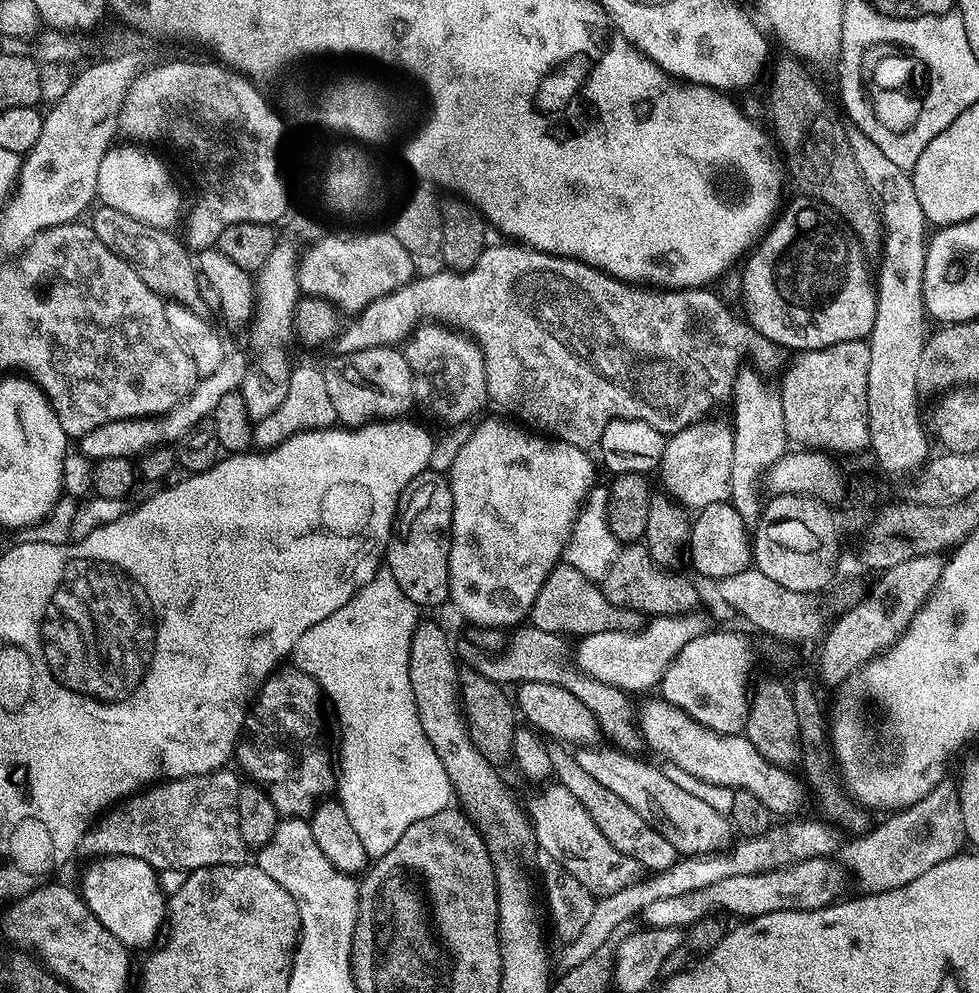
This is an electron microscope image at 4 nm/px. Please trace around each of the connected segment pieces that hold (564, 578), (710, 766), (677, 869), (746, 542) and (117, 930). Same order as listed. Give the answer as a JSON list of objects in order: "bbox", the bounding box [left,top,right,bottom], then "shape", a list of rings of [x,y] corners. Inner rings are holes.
[{"bbox":[527,562,642,638],"shape":[[[563,562],[556,565],[546,582],[542,582],[542,590],[538,590],[538,598],[534,598],[534,606],[528,612],[527,619],[538,630],[565,638],[583,638],[603,632],[631,632],[642,624],[640,613],[631,612],[628,608],[616,608],[614,602],[606,598],[599,583],[587,580],[581,571]]]},{"bbox":[640,702,805,818],"shape":[[[664,702],[650,709],[645,716],[643,713],[640,724],[647,747],[661,752],[667,763],[686,770],[688,774],[694,774],[696,778],[702,778],[704,782],[733,790],[745,788],[762,802],[762,806],[766,806],[766,810],[772,812],[773,817],[792,818],[803,813],[800,811],[804,808],[805,781],[797,773],[796,777],[795,771],[762,758],[762,754],[758,754],[747,736],[721,736],[717,732],[707,731]]]},{"bbox":[561,818,842,968],"shape":[[[804,818],[773,823],[772,827],[762,834],[737,839],[731,846],[719,852],[678,858],[668,869],[645,875],[630,886],[618,890],[618,894],[599,897],[594,906],[594,914],[590,914],[586,927],[578,934],[578,938],[574,938],[574,942],[570,944],[563,945],[561,965],[564,968],[578,966],[578,962],[590,958],[590,954],[594,954],[594,950],[598,950],[602,942],[611,940],[614,930],[618,930],[622,922],[635,921],[646,910],[646,906],[651,906],[662,898],[678,898],[678,894],[690,894],[690,890],[702,890],[702,886],[710,886],[722,878],[735,878],[737,874],[762,874],[775,868],[789,868],[792,864],[806,862],[810,858],[823,856],[832,858],[839,853],[842,847],[842,833],[835,824],[829,824],[820,818],[800,819]]]},{"bbox":[686,502,753,582],"shape":[[[731,502],[711,504],[695,513],[686,556],[692,559],[693,570],[709,582],[730,578],[730,574],[742,574],[742,570],[750,567],[753,563],[750,530]]]},{"bbox":[78,856,166,949],"shape":[[[102,856],[91,862],[78,883],[78,891],[94,918],[129,949],[151,945],[151,940],[161,935],[166,920],[166,893],[160,889],[157,869],[129,856]]]}]

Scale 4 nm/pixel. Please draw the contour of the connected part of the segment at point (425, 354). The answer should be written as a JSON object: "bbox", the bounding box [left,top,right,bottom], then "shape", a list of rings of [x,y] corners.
{"bbox":[402,322,489,424],"shape":[[[424,322],[412,329],[412,335],[404,341],[402,351],[414,378],[414,401],[420,404],[436,420],[444,424],[460,424],[471,416],[479,417],[484,404],[489,403],[486,390],[486,362],[475,340],[464,332],[439,322]]]}

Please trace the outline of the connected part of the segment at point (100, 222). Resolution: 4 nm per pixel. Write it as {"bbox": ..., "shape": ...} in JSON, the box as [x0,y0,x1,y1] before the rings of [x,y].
{"bbox":[90,206,210,318],"shape":[[[103,206],[96,209],[97,212],[90,219],[94,234],[98,234],[98,238],[111,252],[122,257],[138,274],[138,278],[142,278],[142,282],[146,282],[146,286],[154,290],[154,294],[158,294],[165,301],[173,300],[186,306],[186,310],[198,314],[198,318],[209,318],[210,310],[206,302],[202,302],[202,293],[198,290],[198,282],[202,277],[196,270],[193,253],[181,237],[179,240],[172,236],[176,234],[171,231],[138,222],[119,210]]]}

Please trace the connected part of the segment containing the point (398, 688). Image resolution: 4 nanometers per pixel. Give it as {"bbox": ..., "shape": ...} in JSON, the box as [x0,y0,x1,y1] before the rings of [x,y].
{"bbox":[295,570,454,858],"shape":[[[381,570],[342,610],[334,610],[330,618],[322,618],[322,622],[310,626],[296,643],[295,667],[315,682],[323,699],[327,703],[329,700],[336,711],[340,723],[340,756],[338,752],[334,792],[370,858],[394,850],[394,842],[414,822],[438,814],[438,810],[449,807],[454,800],[446,766],[442,766],[442,758],[434,754],[434,746],[430,746],[430,738],[422,730],[414,690],[410,690],[410,642],[421,616],[421,609],[402,594],[392,575]]]}

